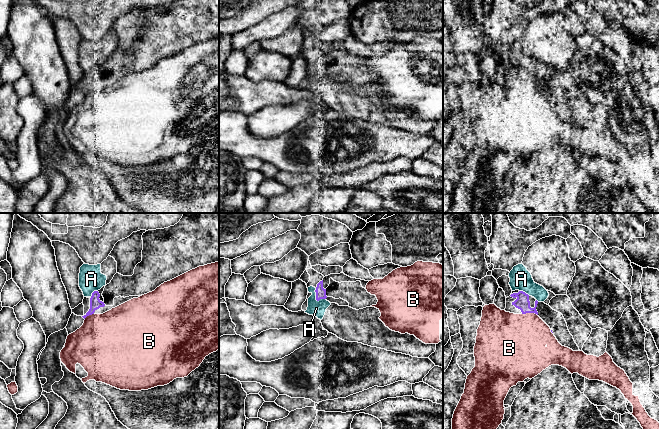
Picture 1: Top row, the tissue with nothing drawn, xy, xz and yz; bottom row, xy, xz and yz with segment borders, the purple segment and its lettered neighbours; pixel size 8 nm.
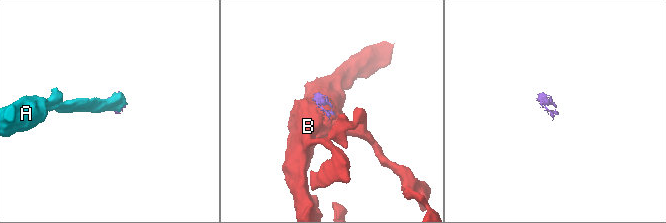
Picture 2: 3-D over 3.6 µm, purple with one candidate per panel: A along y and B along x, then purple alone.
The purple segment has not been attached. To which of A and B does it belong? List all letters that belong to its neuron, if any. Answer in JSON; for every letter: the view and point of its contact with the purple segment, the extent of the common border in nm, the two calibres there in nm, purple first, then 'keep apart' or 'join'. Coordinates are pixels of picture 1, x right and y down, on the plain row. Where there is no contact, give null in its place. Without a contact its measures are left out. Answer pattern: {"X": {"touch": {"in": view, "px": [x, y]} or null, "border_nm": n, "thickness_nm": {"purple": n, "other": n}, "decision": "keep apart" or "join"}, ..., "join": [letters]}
{"A": {"touch": {"in": "xz", "px": [316, 74]}, "border_nm": 130, "thickness_nm": {"purple": 80, "other": 130}, "decision": "keep apart"}, "B": {"touch": {"in": "yz", "px": [530, 88]}, "border_nm": 130, "thickness_nm": {"purple": 120, "other": 440}, "decision": "keep apart"}, "join": []}

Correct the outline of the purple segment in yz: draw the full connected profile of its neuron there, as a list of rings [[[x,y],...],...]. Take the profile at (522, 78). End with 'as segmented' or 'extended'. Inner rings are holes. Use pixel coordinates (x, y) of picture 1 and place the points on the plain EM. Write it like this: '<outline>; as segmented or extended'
[[[523,67],[510,71],[516,76],[512,78],[516,84],[520,85],[522,90],[535,89],[537,90],[551,105],[558,118],[573,127],[580,127],[575,119],[573,112],[570,110],[567,99],[563,91],[553,86],[544,78],[535,77],[535,83],[530,83],[529,71]]]; extended

